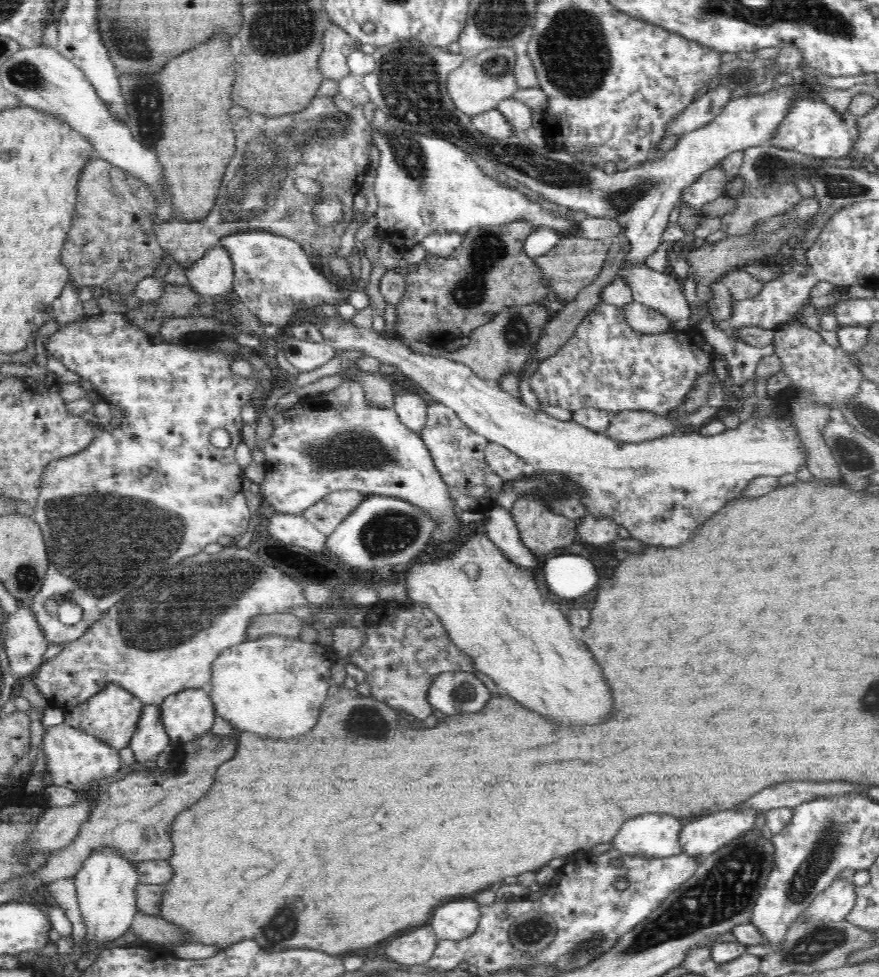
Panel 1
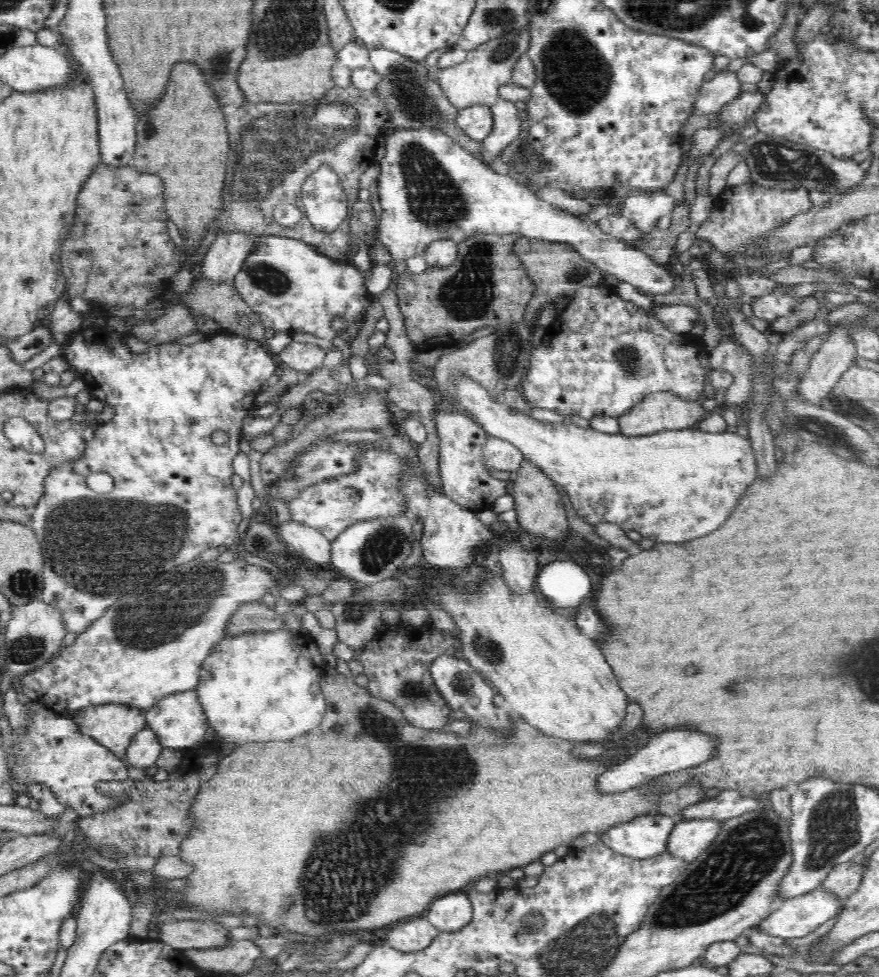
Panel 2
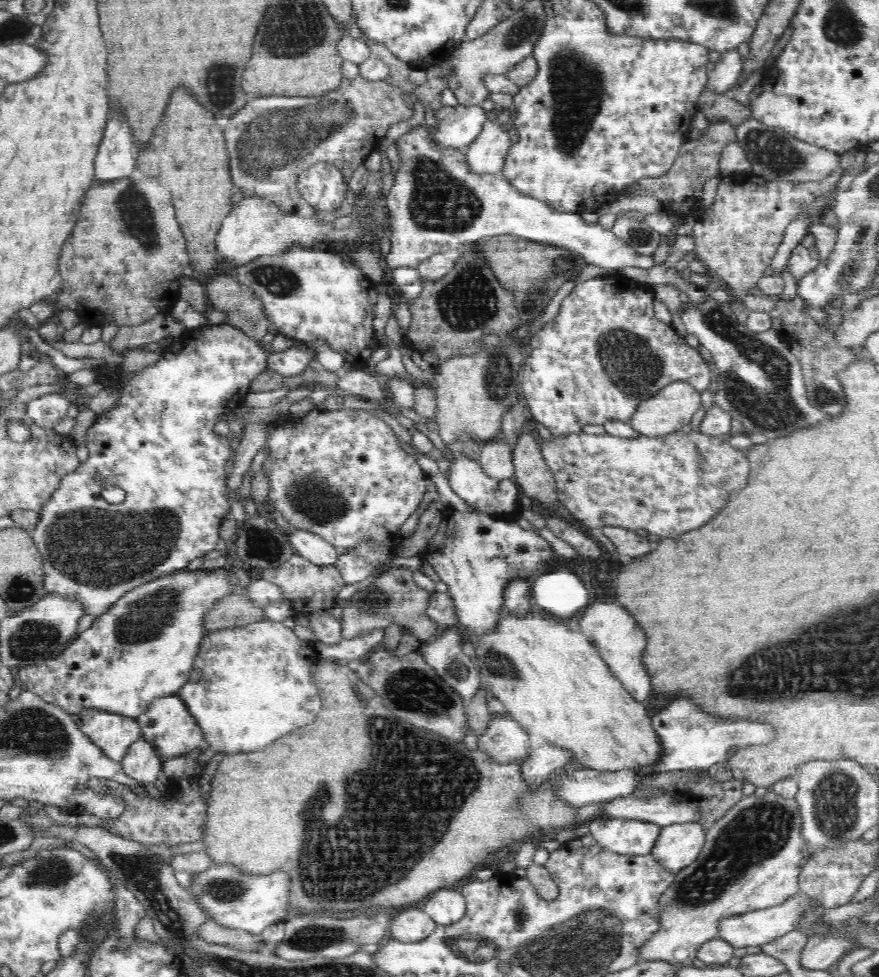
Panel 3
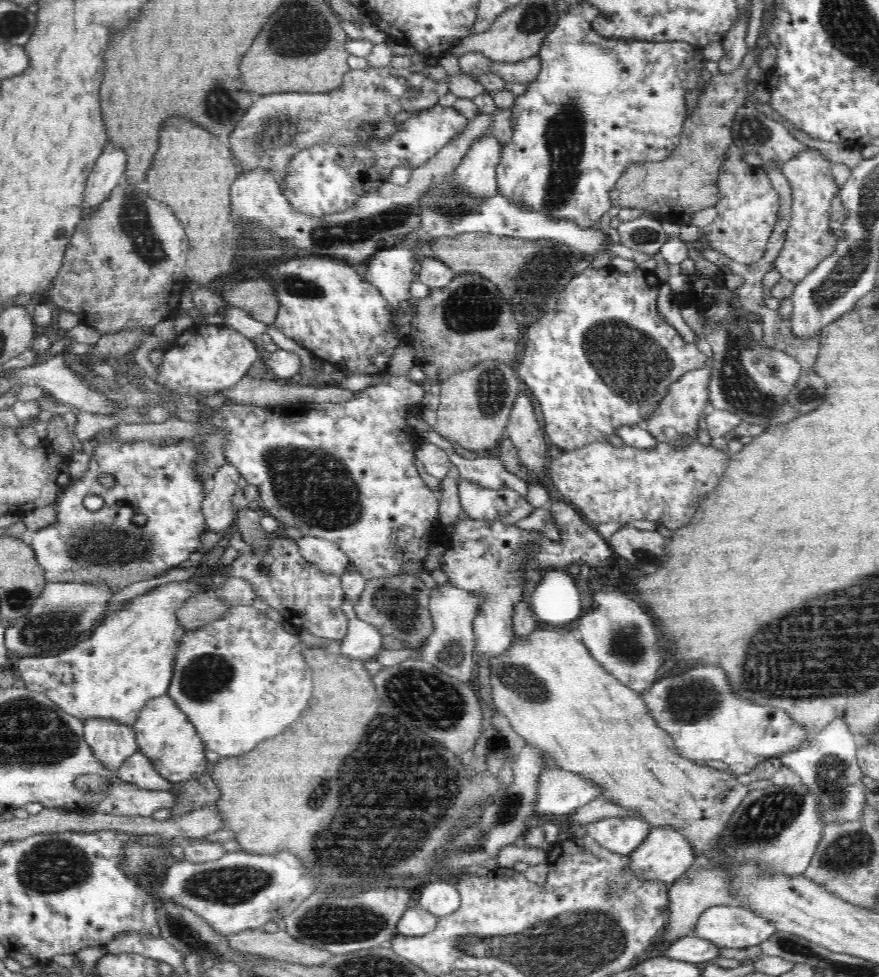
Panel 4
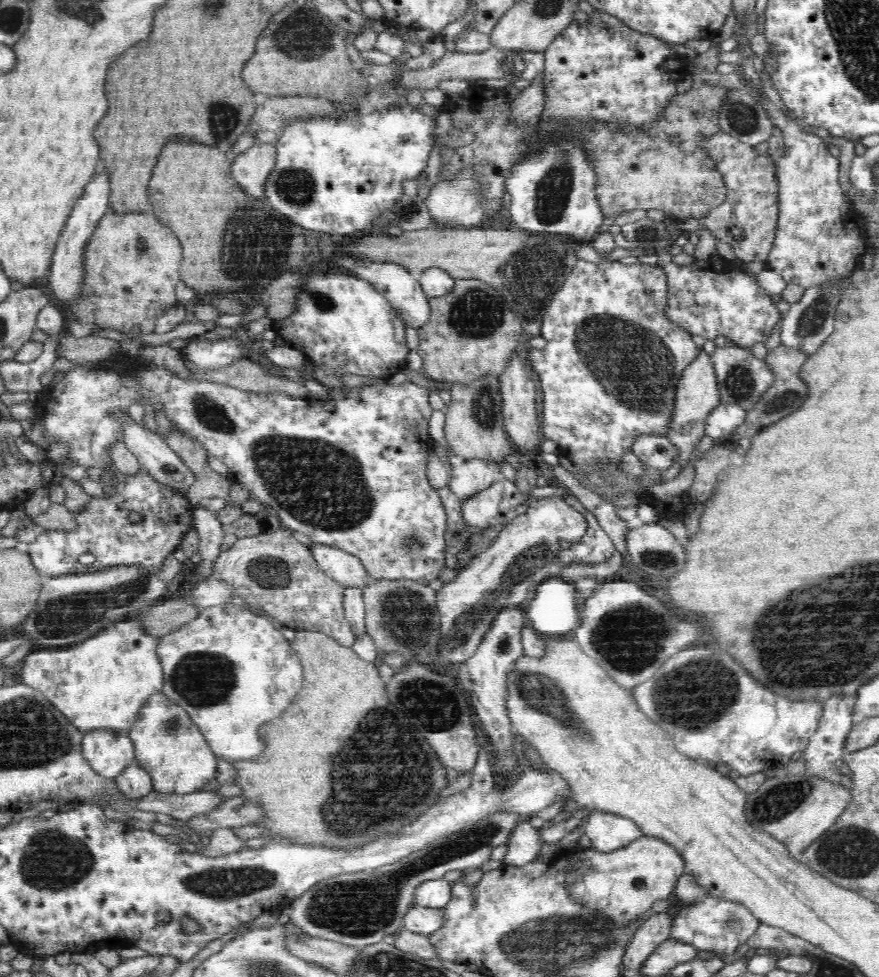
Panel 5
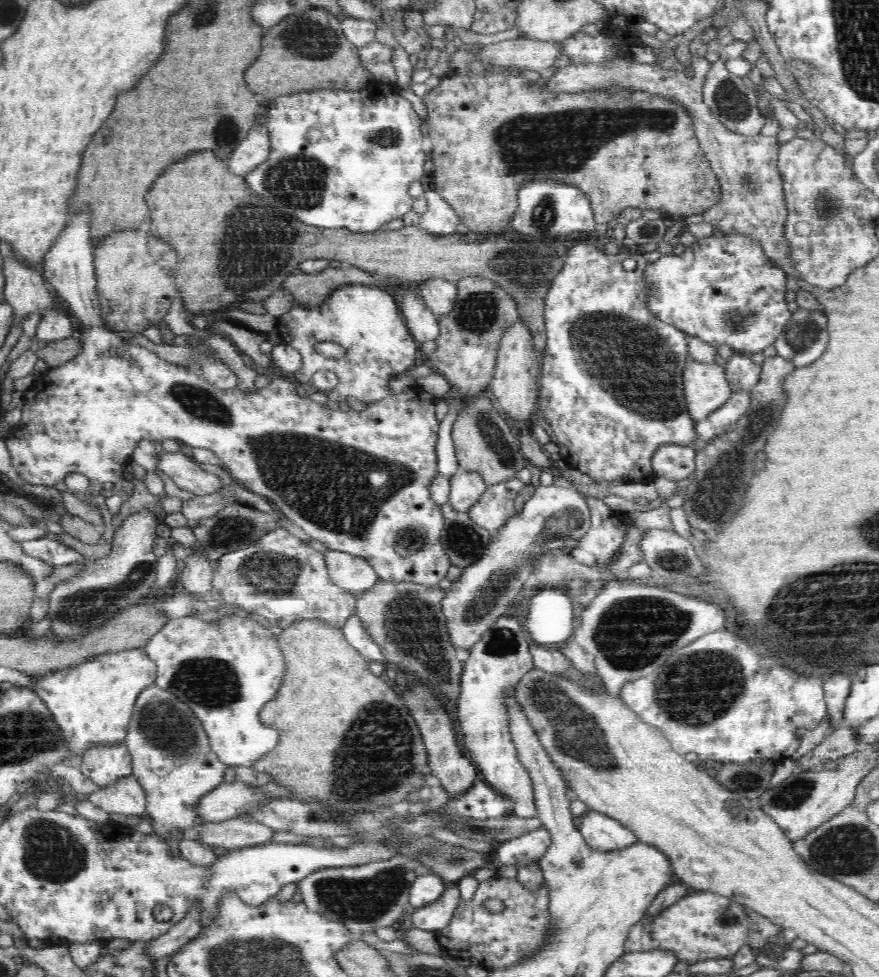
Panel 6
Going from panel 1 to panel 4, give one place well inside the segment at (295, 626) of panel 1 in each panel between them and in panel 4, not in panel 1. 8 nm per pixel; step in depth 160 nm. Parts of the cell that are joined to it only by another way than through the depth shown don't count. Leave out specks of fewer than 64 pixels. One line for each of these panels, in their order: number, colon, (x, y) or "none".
2: (253, 616)
3: (233, 610)
4: (203, 608)

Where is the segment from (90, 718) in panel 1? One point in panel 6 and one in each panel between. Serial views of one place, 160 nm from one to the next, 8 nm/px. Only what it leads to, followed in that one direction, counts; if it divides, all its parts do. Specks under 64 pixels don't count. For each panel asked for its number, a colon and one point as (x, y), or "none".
2: (113, 725)
3: (113, 733)
4: (112, 742)
5: (109, 753)
6: (104, 765)

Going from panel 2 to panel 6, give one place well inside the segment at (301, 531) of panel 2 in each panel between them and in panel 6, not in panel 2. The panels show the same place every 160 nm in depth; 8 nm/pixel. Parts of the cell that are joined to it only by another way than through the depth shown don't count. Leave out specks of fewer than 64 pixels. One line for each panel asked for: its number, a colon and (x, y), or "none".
3: (312, 547)
4: (324, 554)
5: (347, 569)
6: (354, 574)

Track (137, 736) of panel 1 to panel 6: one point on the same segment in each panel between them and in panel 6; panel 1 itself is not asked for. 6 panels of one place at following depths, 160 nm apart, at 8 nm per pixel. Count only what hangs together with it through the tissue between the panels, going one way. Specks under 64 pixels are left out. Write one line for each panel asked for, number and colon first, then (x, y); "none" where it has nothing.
2: (143, 751)
3: (141, 763)
4: (137, 769)
5: (135, 783)
6: (126, 797)

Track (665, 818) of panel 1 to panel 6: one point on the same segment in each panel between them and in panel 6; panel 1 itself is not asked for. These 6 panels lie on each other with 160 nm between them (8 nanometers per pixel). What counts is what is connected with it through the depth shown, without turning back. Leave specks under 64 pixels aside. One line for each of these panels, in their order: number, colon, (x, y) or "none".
2: (645, 836)
3: (625, 837)
4: (622, 836)
5: (608, 832)
6: (602, 833)

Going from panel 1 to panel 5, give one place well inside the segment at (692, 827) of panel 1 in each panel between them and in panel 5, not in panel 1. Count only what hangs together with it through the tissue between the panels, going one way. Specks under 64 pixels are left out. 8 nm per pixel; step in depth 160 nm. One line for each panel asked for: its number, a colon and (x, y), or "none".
2: (688, 839)
3: (679, 845)
4: (665, 855)
5: (624, 884)

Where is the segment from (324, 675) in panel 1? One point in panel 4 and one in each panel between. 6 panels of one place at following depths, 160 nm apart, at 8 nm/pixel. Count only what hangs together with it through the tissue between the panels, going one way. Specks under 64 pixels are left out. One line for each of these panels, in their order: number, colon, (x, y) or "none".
2: (258, 686)
3: (250, 685)
4: (242, 679)

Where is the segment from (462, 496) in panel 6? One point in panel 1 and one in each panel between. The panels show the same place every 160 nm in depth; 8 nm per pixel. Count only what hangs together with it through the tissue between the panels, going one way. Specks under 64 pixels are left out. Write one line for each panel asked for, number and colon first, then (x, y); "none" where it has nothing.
1: (508, 465)
2: (499, 454)
3: (496, 458)
4: (489, 472)
5: (467, 477)

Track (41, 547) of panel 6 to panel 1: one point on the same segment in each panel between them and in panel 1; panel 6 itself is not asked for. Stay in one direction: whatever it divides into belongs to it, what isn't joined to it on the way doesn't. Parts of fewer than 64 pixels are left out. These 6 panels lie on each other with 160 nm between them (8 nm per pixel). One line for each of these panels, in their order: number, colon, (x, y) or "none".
1: (174, 397)
2: (172, 499)
3: (158, 444)
4: (159, 480)
5: (103, 529)

